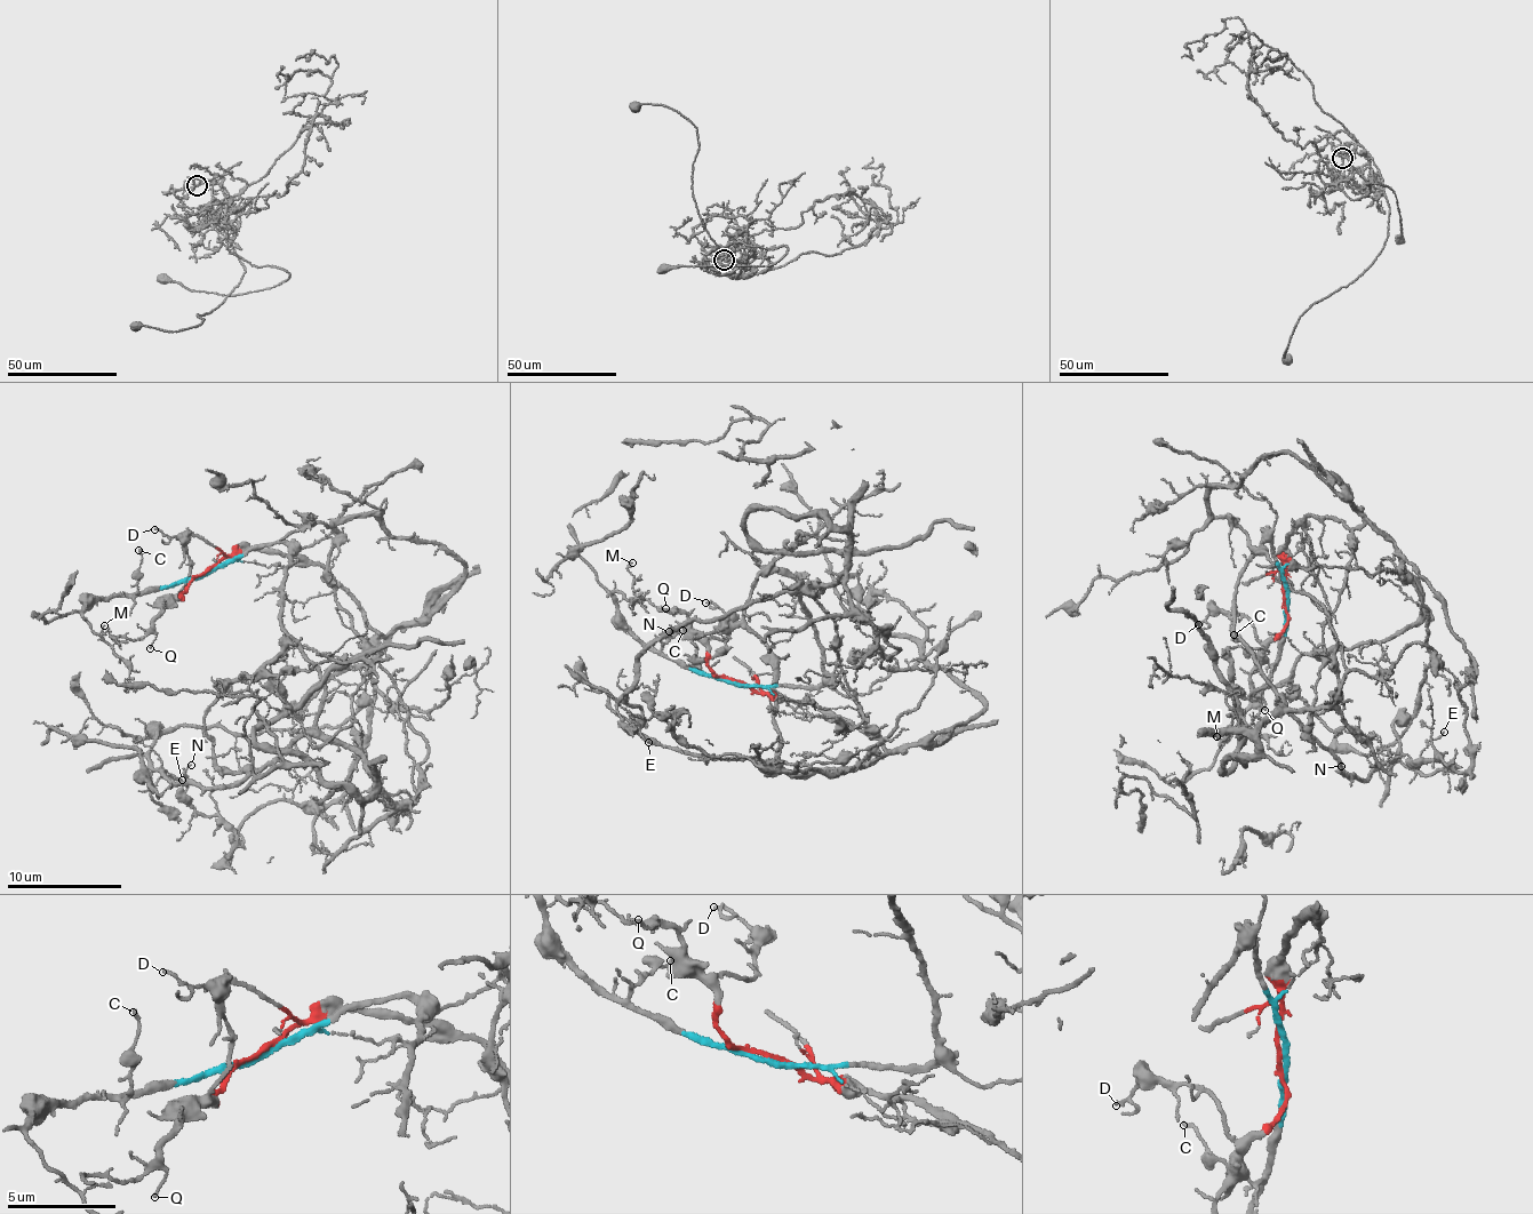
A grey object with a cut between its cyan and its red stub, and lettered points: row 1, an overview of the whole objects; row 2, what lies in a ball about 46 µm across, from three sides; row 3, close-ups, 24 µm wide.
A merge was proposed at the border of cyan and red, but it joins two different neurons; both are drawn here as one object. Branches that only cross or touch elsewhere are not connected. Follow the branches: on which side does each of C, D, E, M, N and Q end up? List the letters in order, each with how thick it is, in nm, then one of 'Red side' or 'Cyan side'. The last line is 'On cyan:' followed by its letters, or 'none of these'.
C: Thickness 130 nm. Cyan side
D: Thickness 110 nm. Red side
E: Thickness 120 nm. Cyan side
M: Thickness 140 nm. Red side
N: Thickness 110 nm. Cyan side
Q: Thickness 100 nm. Red side
On cyan: C, E, N

